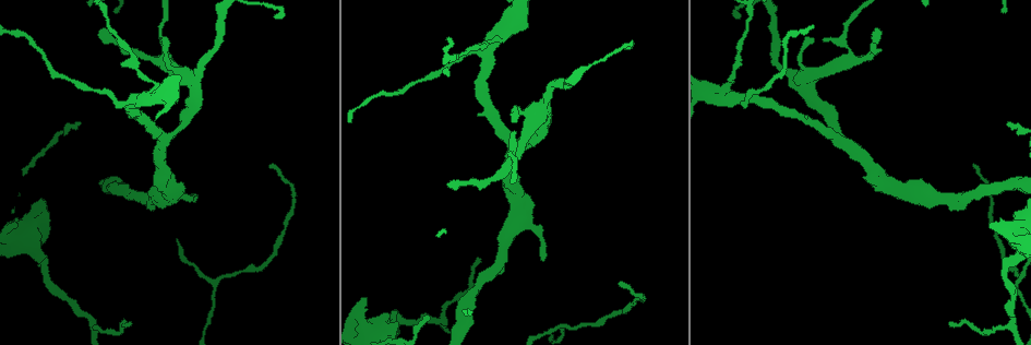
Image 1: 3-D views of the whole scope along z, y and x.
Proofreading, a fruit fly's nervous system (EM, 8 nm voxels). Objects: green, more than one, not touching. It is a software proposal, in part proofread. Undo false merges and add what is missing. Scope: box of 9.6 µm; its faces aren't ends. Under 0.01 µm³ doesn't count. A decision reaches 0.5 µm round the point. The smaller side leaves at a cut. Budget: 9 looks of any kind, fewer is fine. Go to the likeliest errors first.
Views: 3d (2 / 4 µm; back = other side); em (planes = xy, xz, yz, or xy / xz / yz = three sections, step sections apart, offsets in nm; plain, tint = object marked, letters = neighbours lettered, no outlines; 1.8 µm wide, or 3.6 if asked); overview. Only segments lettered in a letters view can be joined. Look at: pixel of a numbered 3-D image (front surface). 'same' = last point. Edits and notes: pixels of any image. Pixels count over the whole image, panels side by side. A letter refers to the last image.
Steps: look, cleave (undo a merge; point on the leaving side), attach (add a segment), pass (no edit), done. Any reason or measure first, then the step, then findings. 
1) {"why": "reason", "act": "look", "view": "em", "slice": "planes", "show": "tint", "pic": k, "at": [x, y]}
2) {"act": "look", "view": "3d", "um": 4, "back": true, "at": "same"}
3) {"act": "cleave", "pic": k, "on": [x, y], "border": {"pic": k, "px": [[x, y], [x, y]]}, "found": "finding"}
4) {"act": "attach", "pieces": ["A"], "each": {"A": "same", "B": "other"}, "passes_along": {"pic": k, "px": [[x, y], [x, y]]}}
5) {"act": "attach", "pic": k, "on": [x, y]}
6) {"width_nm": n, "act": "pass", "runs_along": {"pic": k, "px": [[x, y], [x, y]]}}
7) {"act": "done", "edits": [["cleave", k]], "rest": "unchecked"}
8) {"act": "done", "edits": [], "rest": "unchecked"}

{"why": "four-way junction", "act": "look", "view": "3d", "um": 4, "pic": 1, "at": [194, 87]}

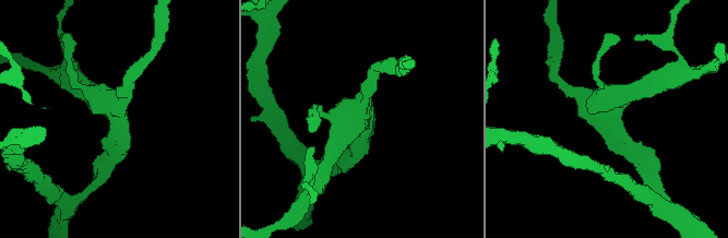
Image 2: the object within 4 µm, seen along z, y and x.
{"act": "look", "view": "em", "slice": "xy", "step": 8, "show": "letters", "pic": 2, "at": [363, 113]}

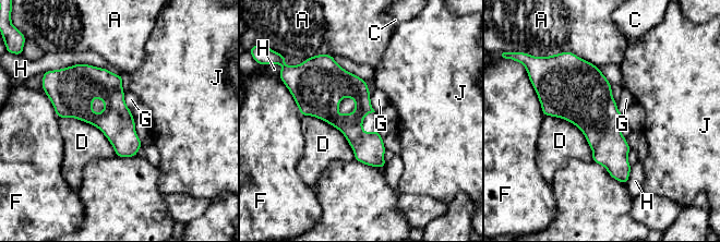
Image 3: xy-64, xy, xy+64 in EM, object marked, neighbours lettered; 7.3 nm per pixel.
{"longest_contact_nm": ["D", 500], "act": "pass", "each": {"A": "other", "C": "other", "D": "other", "F": "other", "G": "other", "H": "other", "J": "other"}, "runs_along": {"pic": 3, "px": [[300, 97], [315, 99], [382, 164]]}, "found": "continuous, no second cell"}

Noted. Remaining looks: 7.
{"why": "free end", "act": "look", "view": "em", "slice": "planes", "show": "letters", "pic": 1, "at": [988, 223]}

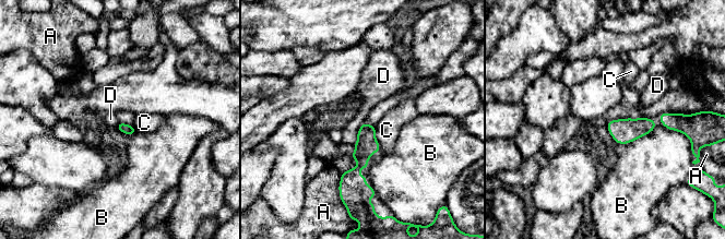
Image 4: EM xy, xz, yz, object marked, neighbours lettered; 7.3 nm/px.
{"act": "pass", "each": {"A": "other", "B": "other", "C": "other", "D": "other"}, "runs_along": {"pic": 4, "px": [[369, 127], [357, 187]]}, "found": "no lettered segment goes on from it"}

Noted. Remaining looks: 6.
{"why": "sharp bend", "act": "look", "view": "3d", "um": 2, "pic": 1, "at": [442, 320]}

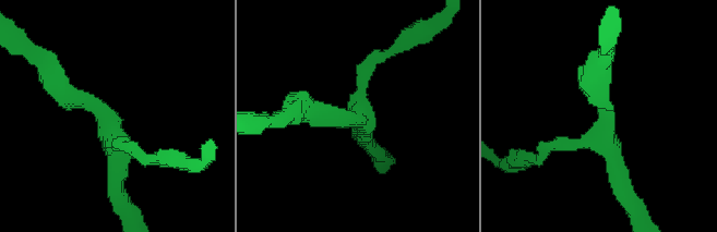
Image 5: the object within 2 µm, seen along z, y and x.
{"why": "need the tissue", "act": "look", "view": "em", "slice": "planes", "show": "letters", "pic": 5, "at": [602, 135]}

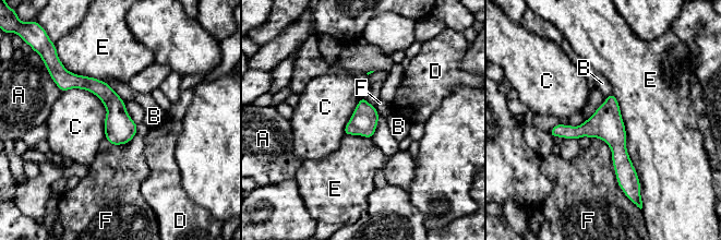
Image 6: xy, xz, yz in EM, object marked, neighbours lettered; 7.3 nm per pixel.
{"act": "pass", "each": {"A": "other", "B": "other", "C": "other", "D": "other", "E": "other", "F": "other"}, "border": {"pic": 6, "px": [[62, 91], [99, 99], [105, 136]]}, "found": "all the same cell"}

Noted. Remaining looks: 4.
{"act": "look", "view": "3d", "um": 2, "pic": 1, "at": [737, 16]}

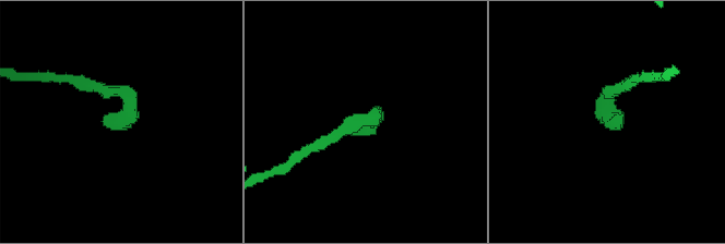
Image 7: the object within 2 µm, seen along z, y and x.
{"why": "shape alone is not enough", "act": "look", "view": "em", "slice": "yz", "step": 8, "show": "letters", "pic": 7, "at": [613, 126]}

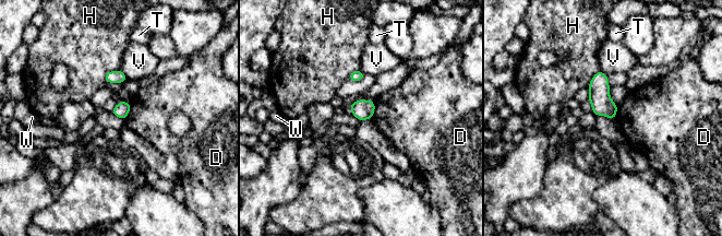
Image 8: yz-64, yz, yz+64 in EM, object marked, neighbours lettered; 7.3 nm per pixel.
{"width_nm": 110, "act": "pass", "each": {"D": "other", "H": "other", "T": "other", "V": "other", "W": "other"}, "border": {"pic": 8, "px": [[130, 102], [130, 111], [124, 119]]}, "found": "none of them fits"}

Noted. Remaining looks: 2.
{"act": "done", "edits": [], "rest": "unchecked"}

